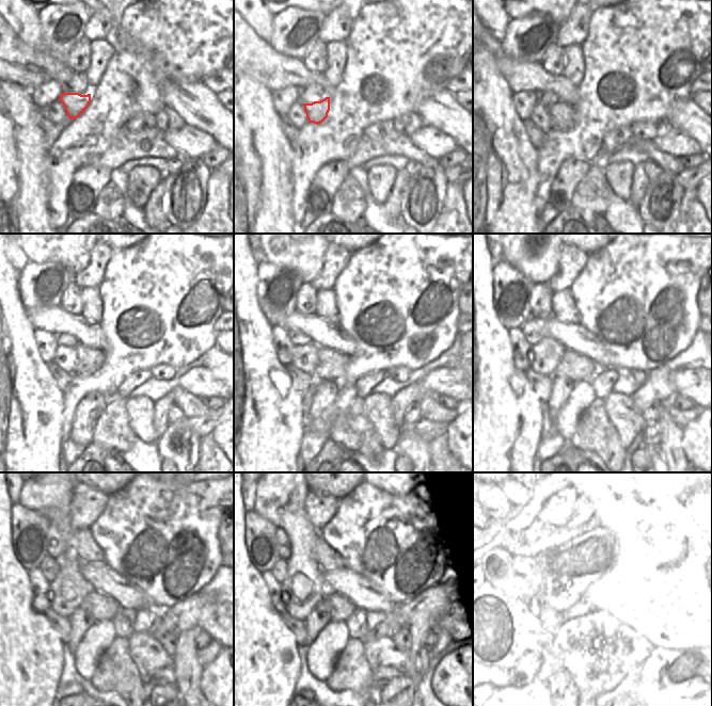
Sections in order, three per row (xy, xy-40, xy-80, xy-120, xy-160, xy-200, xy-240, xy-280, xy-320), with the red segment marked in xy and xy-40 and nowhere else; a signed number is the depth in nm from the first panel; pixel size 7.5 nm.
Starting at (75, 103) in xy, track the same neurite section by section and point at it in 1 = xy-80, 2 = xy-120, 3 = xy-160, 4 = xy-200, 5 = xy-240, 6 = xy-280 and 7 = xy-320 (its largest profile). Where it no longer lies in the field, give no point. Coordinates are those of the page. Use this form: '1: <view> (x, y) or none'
1: xy-80 (562, 115)
2: xy-120 (89, 360)
3: xy-160 (332, 365)
4: xy-200 (576, 367)
5: xy-240 (100, 606)
6: xy-280 (341, 608)
7: xy-320 (584, 603)

